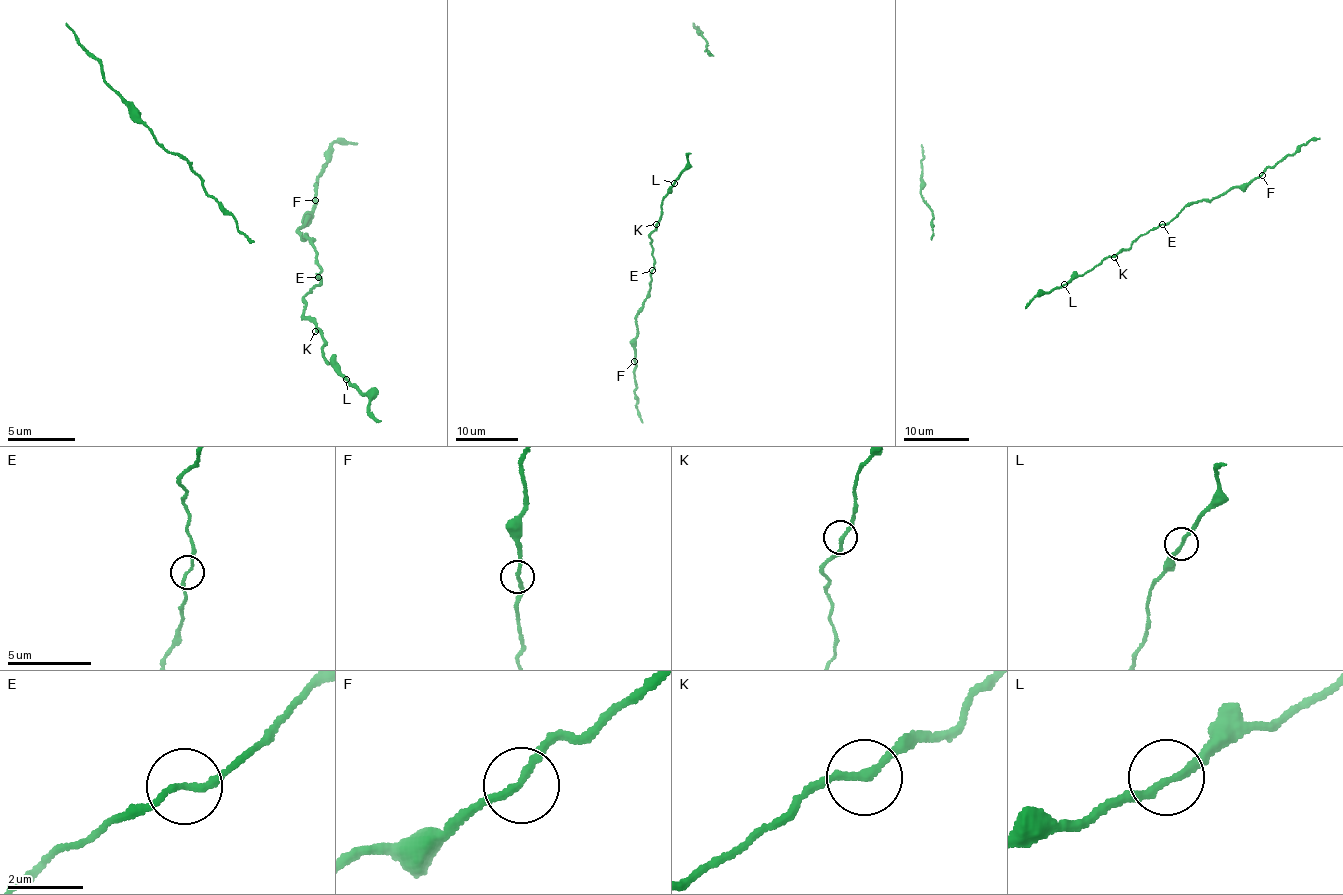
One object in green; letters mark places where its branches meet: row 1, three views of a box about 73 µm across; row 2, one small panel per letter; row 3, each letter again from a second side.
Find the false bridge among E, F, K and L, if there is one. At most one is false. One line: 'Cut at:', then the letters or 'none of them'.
Cut at: none of them

